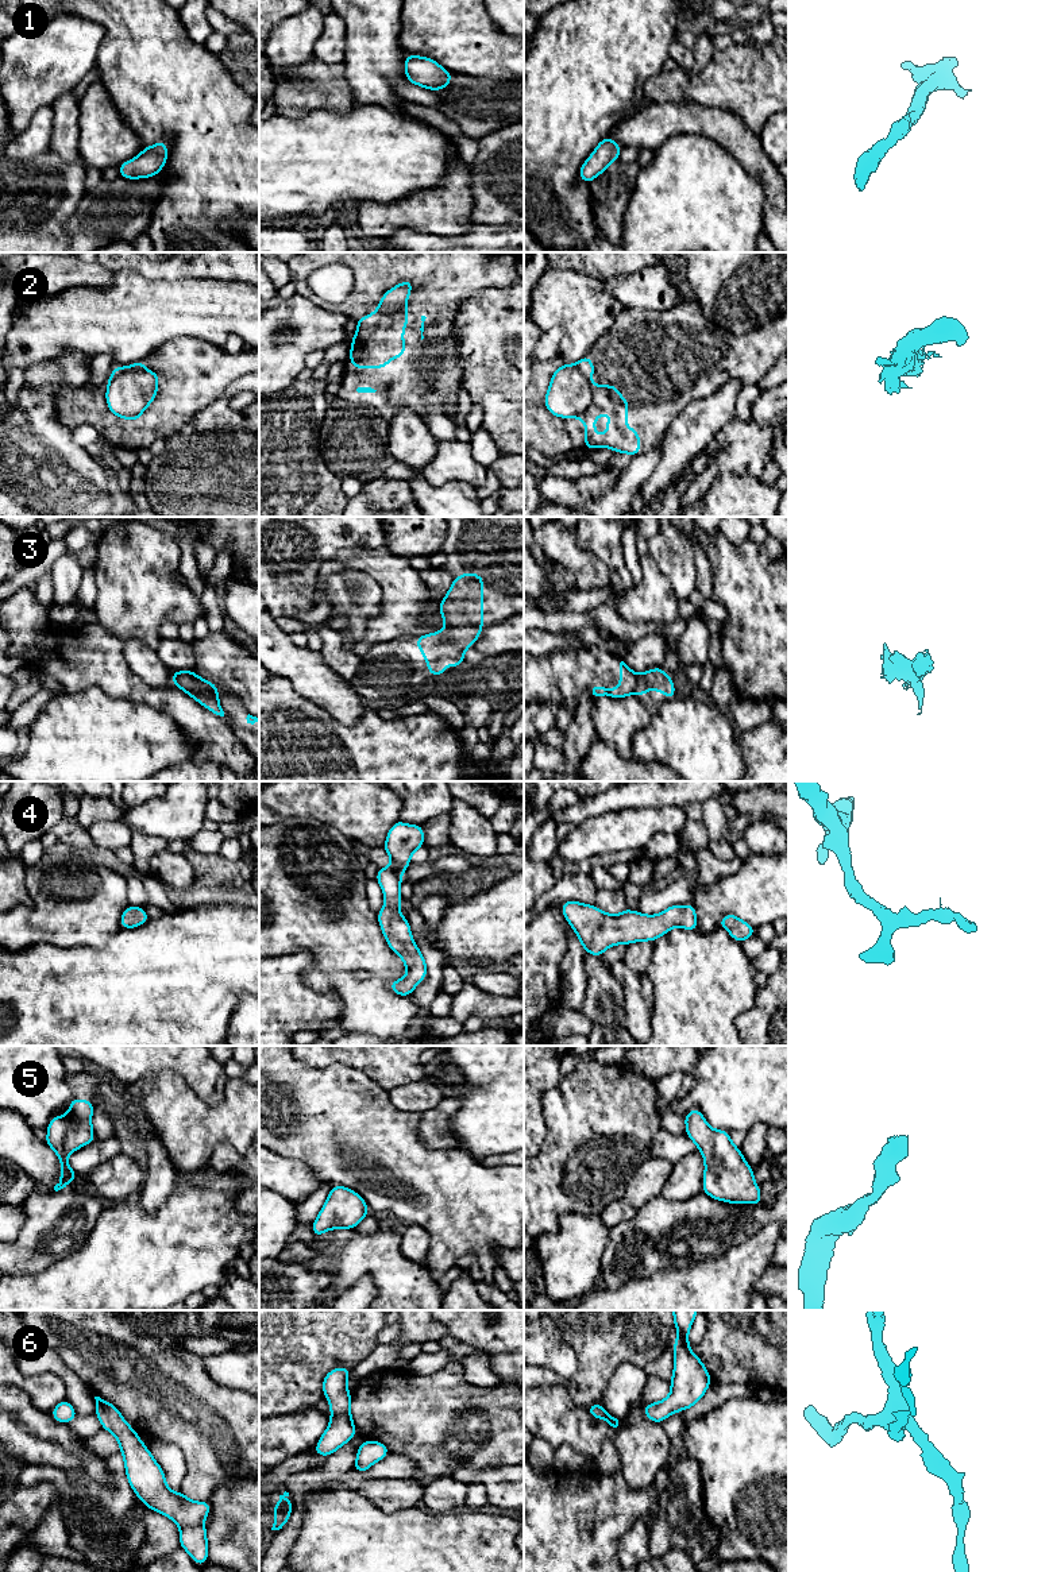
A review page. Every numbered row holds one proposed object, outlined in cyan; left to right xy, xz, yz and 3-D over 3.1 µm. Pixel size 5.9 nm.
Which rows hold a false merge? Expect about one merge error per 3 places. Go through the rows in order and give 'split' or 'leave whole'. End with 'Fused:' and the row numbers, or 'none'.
1: leave whole
2: split
3: split
4: leave whole
5: leave whole
6: leave whole
Fused: 2, 3

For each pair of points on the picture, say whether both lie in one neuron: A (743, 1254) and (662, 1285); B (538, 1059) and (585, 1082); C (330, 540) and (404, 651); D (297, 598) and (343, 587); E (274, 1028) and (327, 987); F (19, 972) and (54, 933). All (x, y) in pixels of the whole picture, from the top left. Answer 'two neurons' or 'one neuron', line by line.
A: one neuron
B: two neurons
C: two neurons
D: two neurons
E: two neurons
F: two neurons

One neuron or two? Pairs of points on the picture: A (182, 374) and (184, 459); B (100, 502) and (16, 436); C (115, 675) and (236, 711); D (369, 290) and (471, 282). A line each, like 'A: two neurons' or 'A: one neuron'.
A: two neurons
B: one neuron
C: two neurons
D: one neuron

